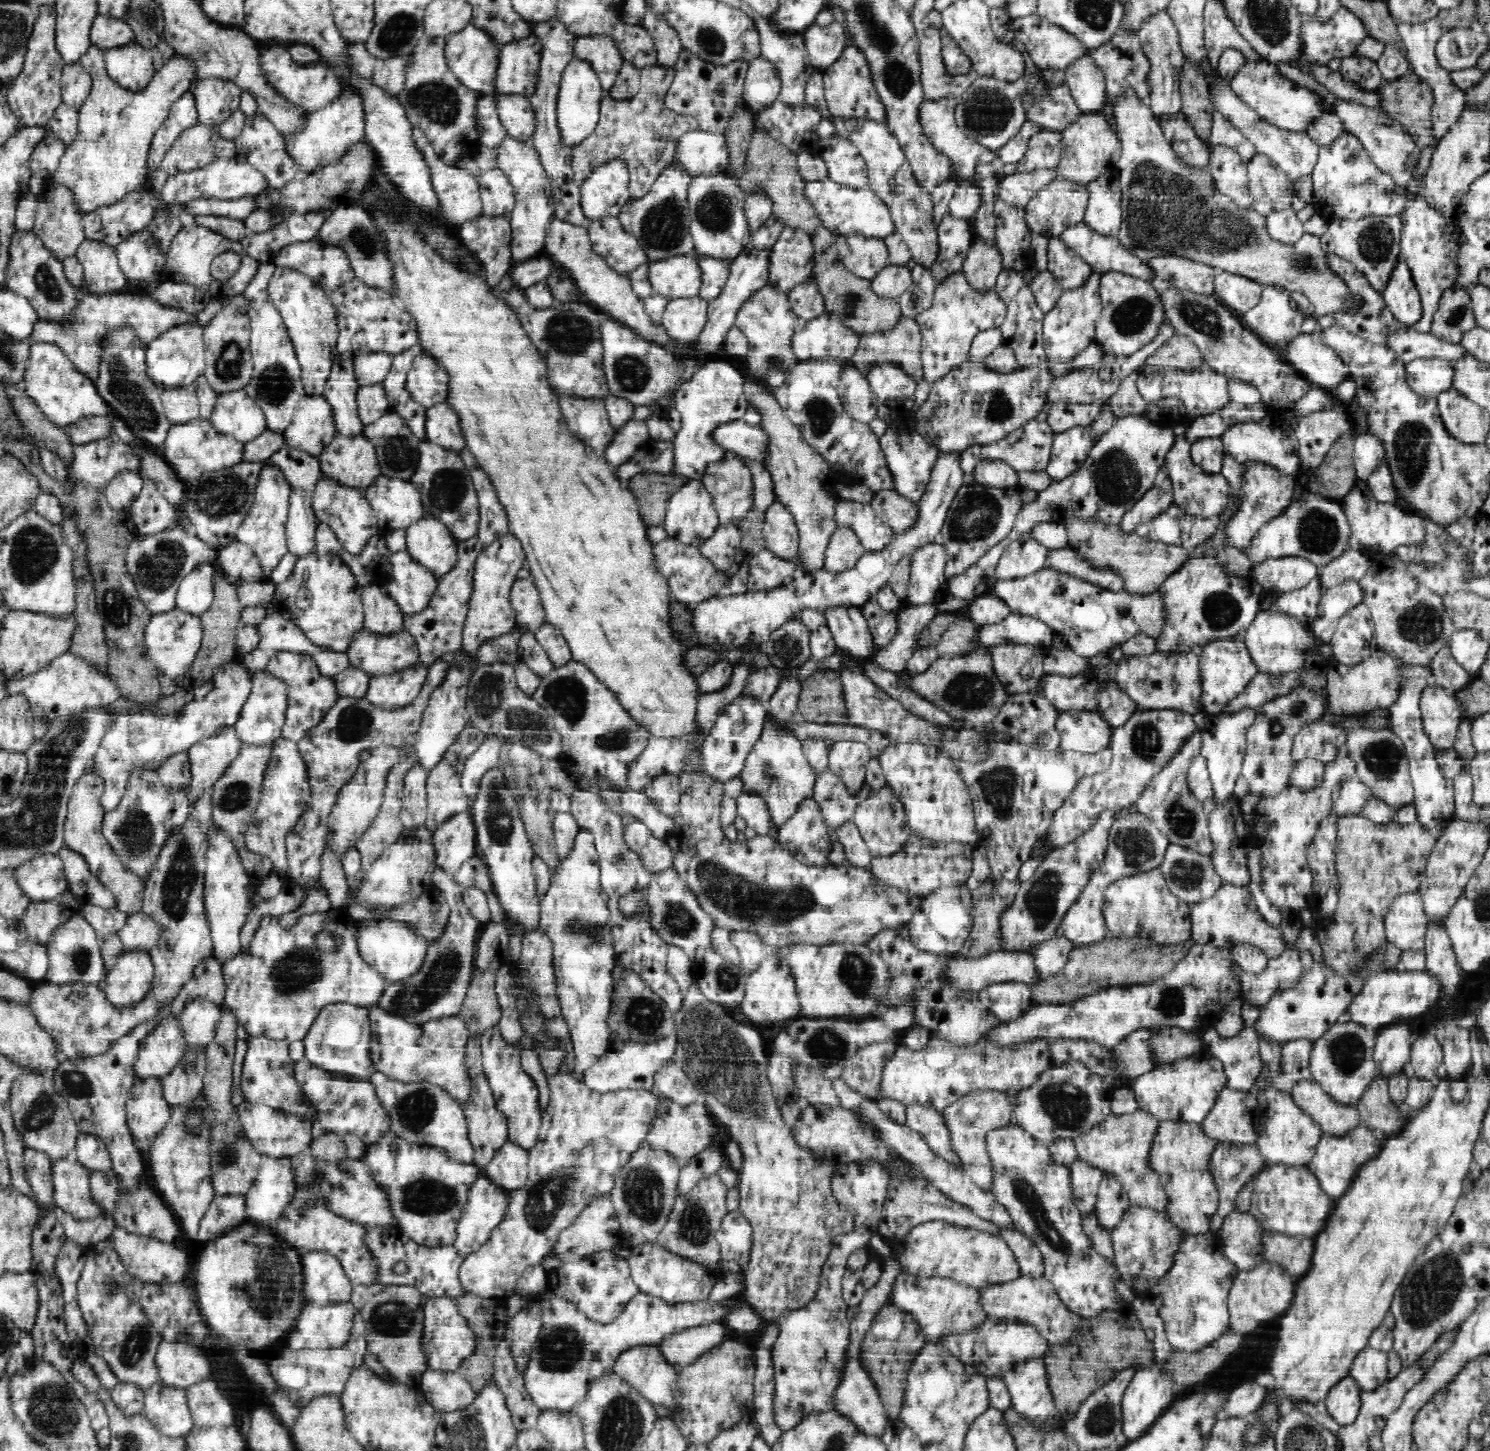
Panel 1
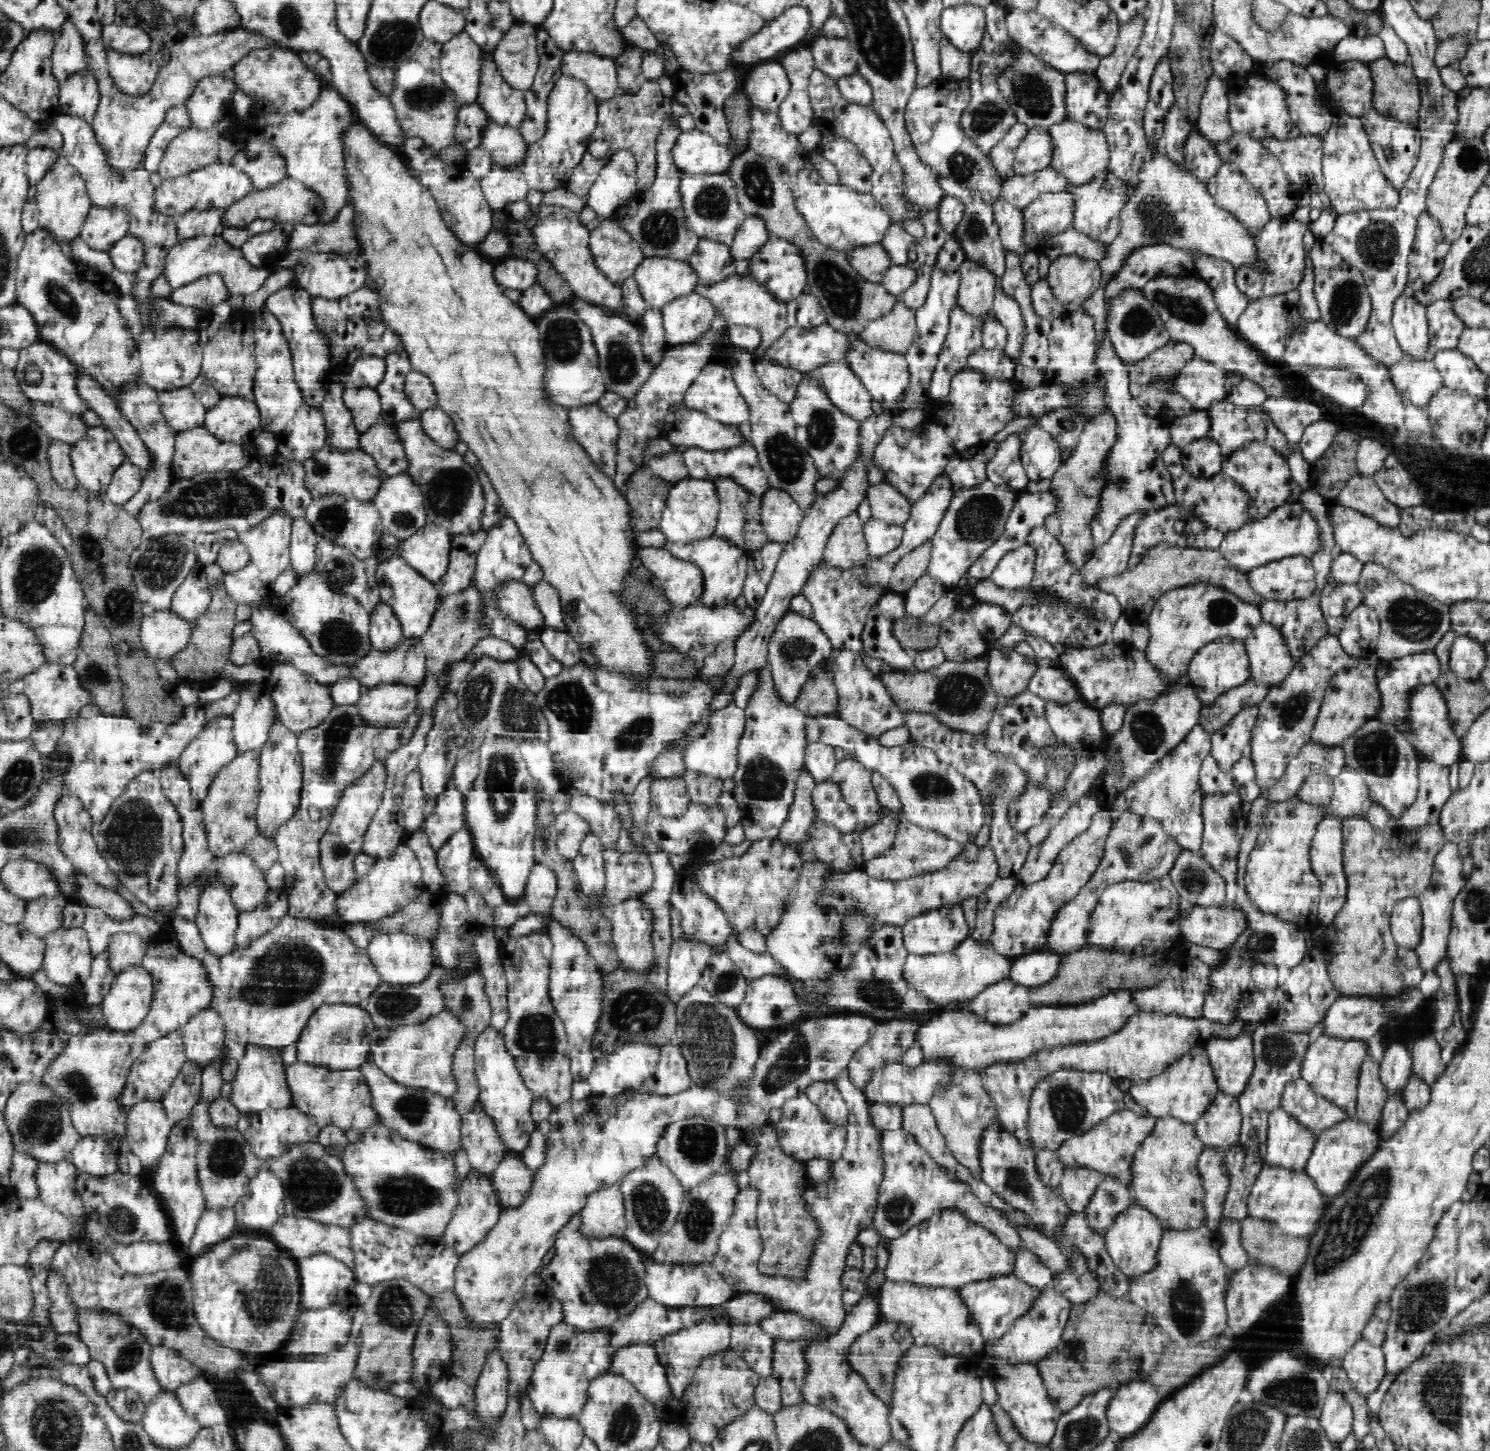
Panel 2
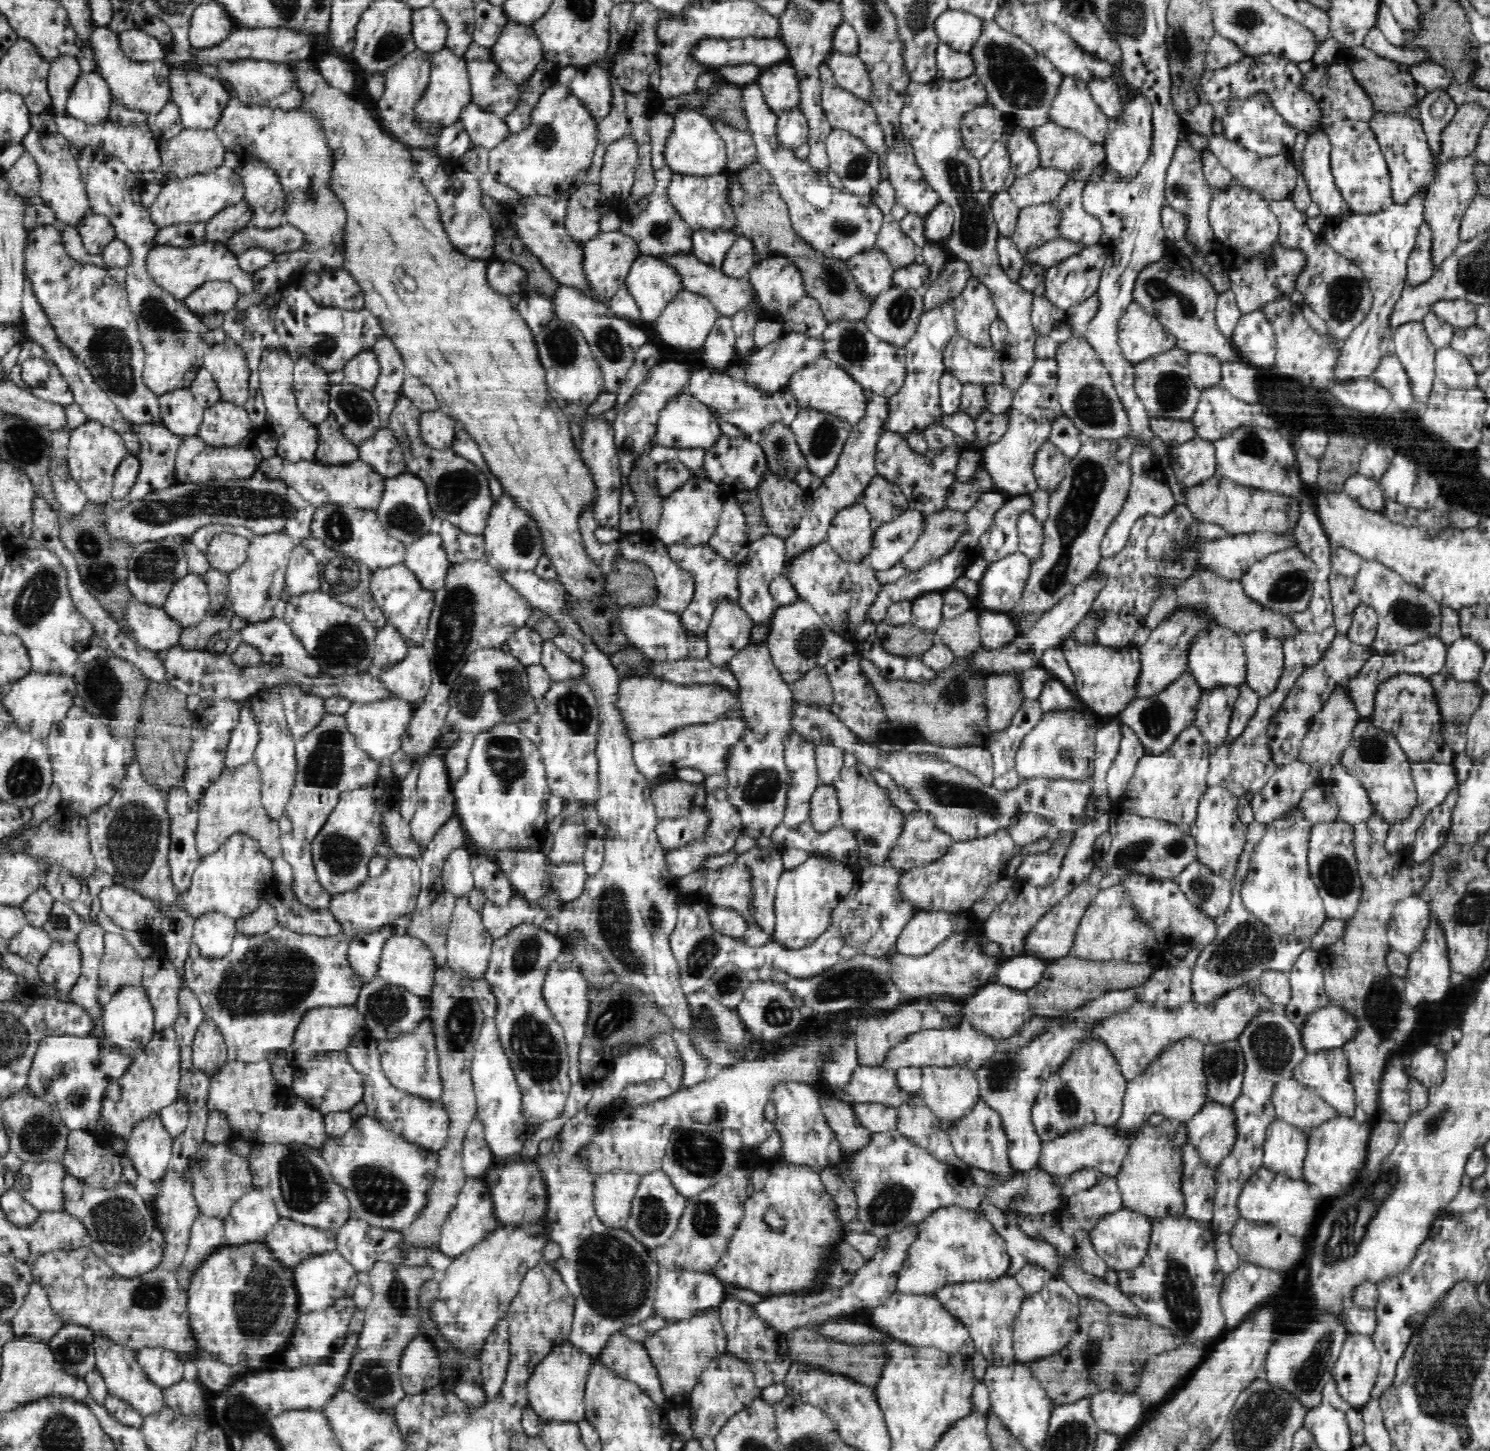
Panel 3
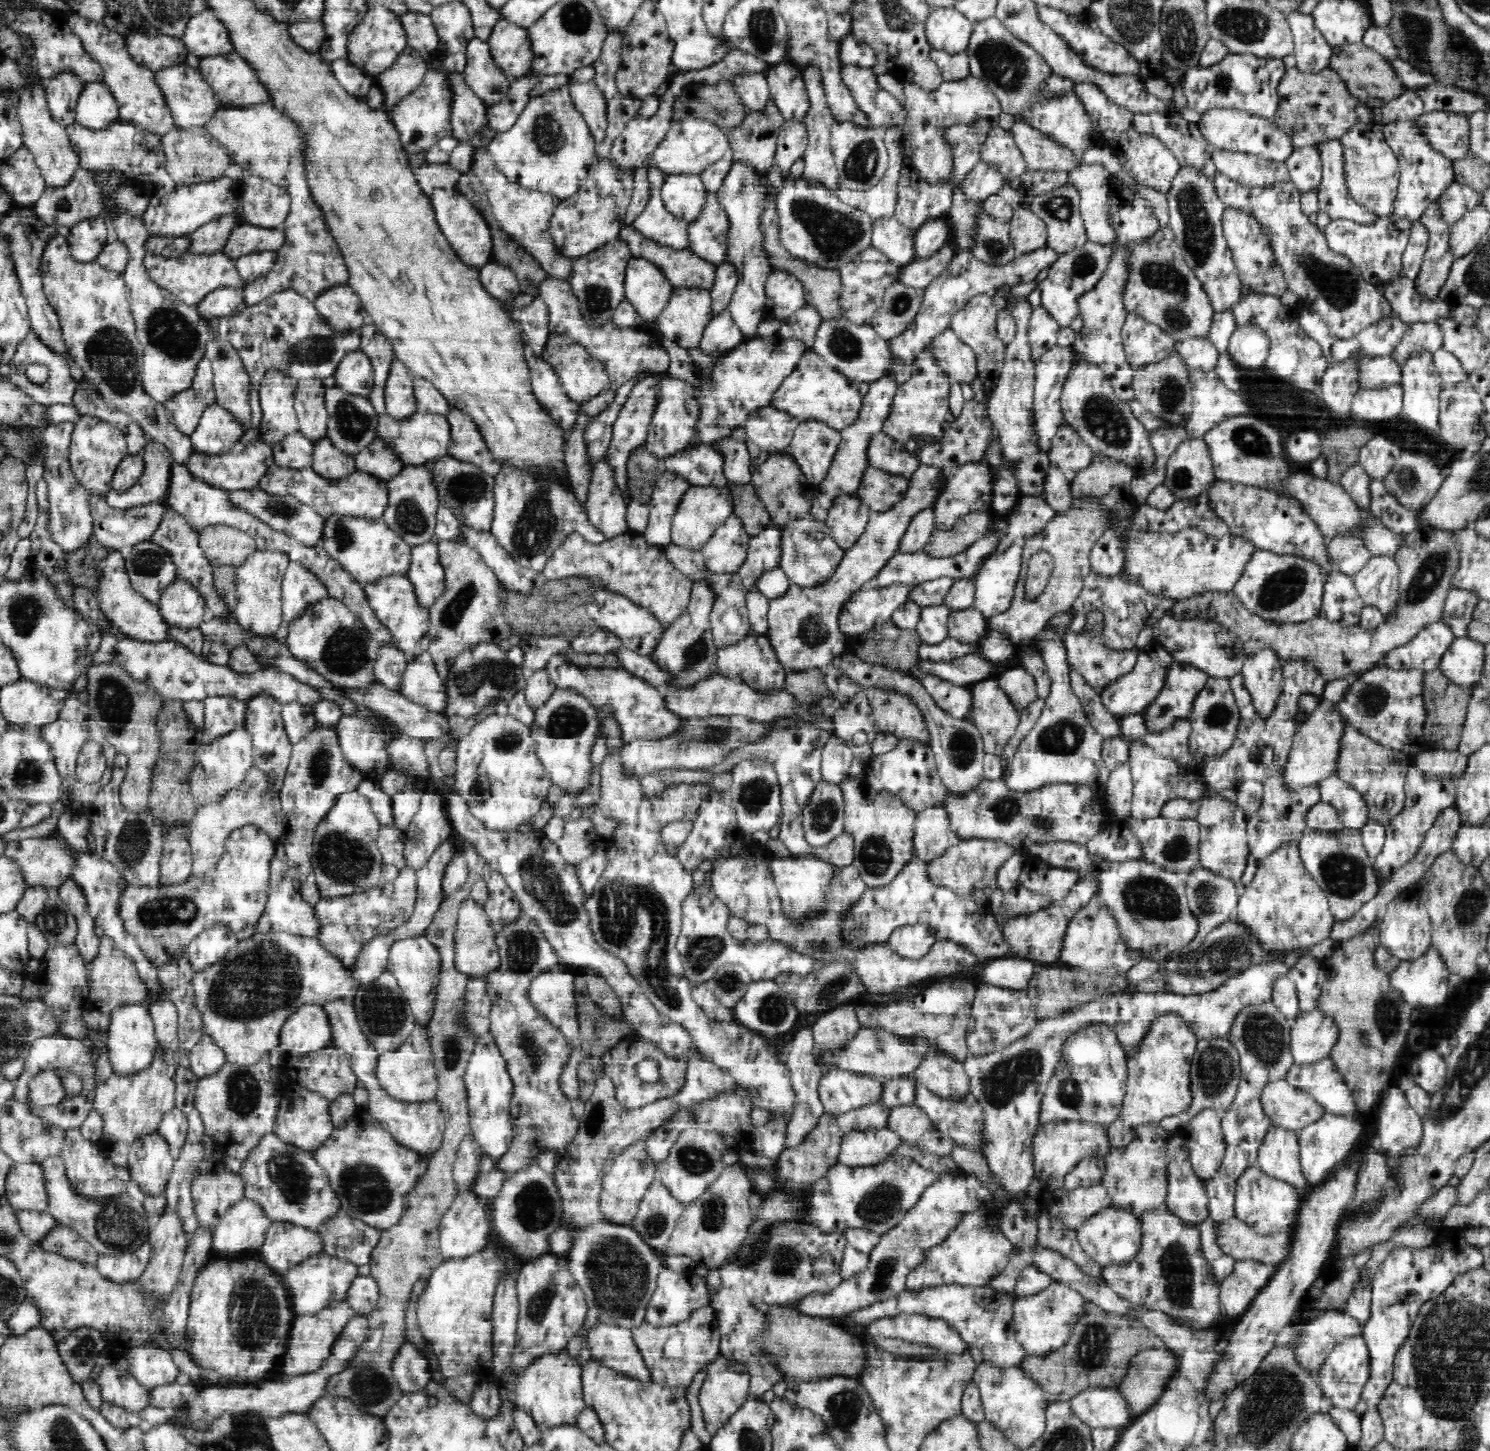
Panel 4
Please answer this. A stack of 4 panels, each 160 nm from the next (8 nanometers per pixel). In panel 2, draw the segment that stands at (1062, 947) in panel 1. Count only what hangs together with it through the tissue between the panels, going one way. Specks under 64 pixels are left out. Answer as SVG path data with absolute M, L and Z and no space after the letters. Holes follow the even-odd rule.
M1046 950L1012 958L1009 979L1020 986L1043 985L1056 974L1060 959L1060 955Z

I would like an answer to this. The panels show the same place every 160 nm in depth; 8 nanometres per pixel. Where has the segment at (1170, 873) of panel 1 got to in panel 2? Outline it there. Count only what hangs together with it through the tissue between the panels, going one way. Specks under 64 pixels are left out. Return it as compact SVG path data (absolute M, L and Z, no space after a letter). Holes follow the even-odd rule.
M1185 849L1180 855L1169 874L1180 897L1204 907L1230 904L1224 877L1212 869L1200 853Z

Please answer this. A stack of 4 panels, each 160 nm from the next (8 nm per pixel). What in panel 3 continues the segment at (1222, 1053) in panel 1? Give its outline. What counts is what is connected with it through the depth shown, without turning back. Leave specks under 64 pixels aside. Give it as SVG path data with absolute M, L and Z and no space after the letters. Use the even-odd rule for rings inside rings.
M1208 1043L1203 1052L1206 1100L1231 1108L1240 1096L1246 1068L1239 1043Z

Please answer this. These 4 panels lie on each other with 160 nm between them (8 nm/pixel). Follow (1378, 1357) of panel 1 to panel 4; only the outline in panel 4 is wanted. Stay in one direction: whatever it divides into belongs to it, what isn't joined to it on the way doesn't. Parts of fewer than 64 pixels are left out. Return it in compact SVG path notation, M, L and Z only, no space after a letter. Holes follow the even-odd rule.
M1363 1337L1346 1338L1321 1362L1316 1374L1321 1391L1330 1403L1341 1409L1354 1410L1364 1383L1369 1377L1369 1350Z

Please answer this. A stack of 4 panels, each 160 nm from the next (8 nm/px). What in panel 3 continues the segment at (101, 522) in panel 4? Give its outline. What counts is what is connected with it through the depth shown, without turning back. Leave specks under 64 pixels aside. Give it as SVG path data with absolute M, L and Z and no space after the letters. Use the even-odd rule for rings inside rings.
M258 468L246 479L208 480L196 484L178 482L170 488L148 494L142 500L129 502L118 510L108 503L103 504L100 513L106 536L135 546L169 537L191 538L191 534L206 523L242 526L252 529L257 535L276 533L303 540L311 536L314 509L293 488L282 481L268 480Z

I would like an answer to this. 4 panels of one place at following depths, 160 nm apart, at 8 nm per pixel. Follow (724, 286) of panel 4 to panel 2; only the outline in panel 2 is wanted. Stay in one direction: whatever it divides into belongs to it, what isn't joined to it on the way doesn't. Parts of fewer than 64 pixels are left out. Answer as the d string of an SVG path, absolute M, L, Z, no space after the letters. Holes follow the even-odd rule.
M746 216L729 246L731 257L735 260L737 268L741 269L746 264L746 260L750 260L769 241L763 220Z

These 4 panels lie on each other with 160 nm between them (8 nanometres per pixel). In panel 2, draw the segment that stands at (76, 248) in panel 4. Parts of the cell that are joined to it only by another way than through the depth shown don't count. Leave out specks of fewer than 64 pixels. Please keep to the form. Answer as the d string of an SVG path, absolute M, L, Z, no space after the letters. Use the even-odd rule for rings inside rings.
M92 206L81 226L80 236L91 250L108 252L120 238L128 235L127 216L123 210Z

